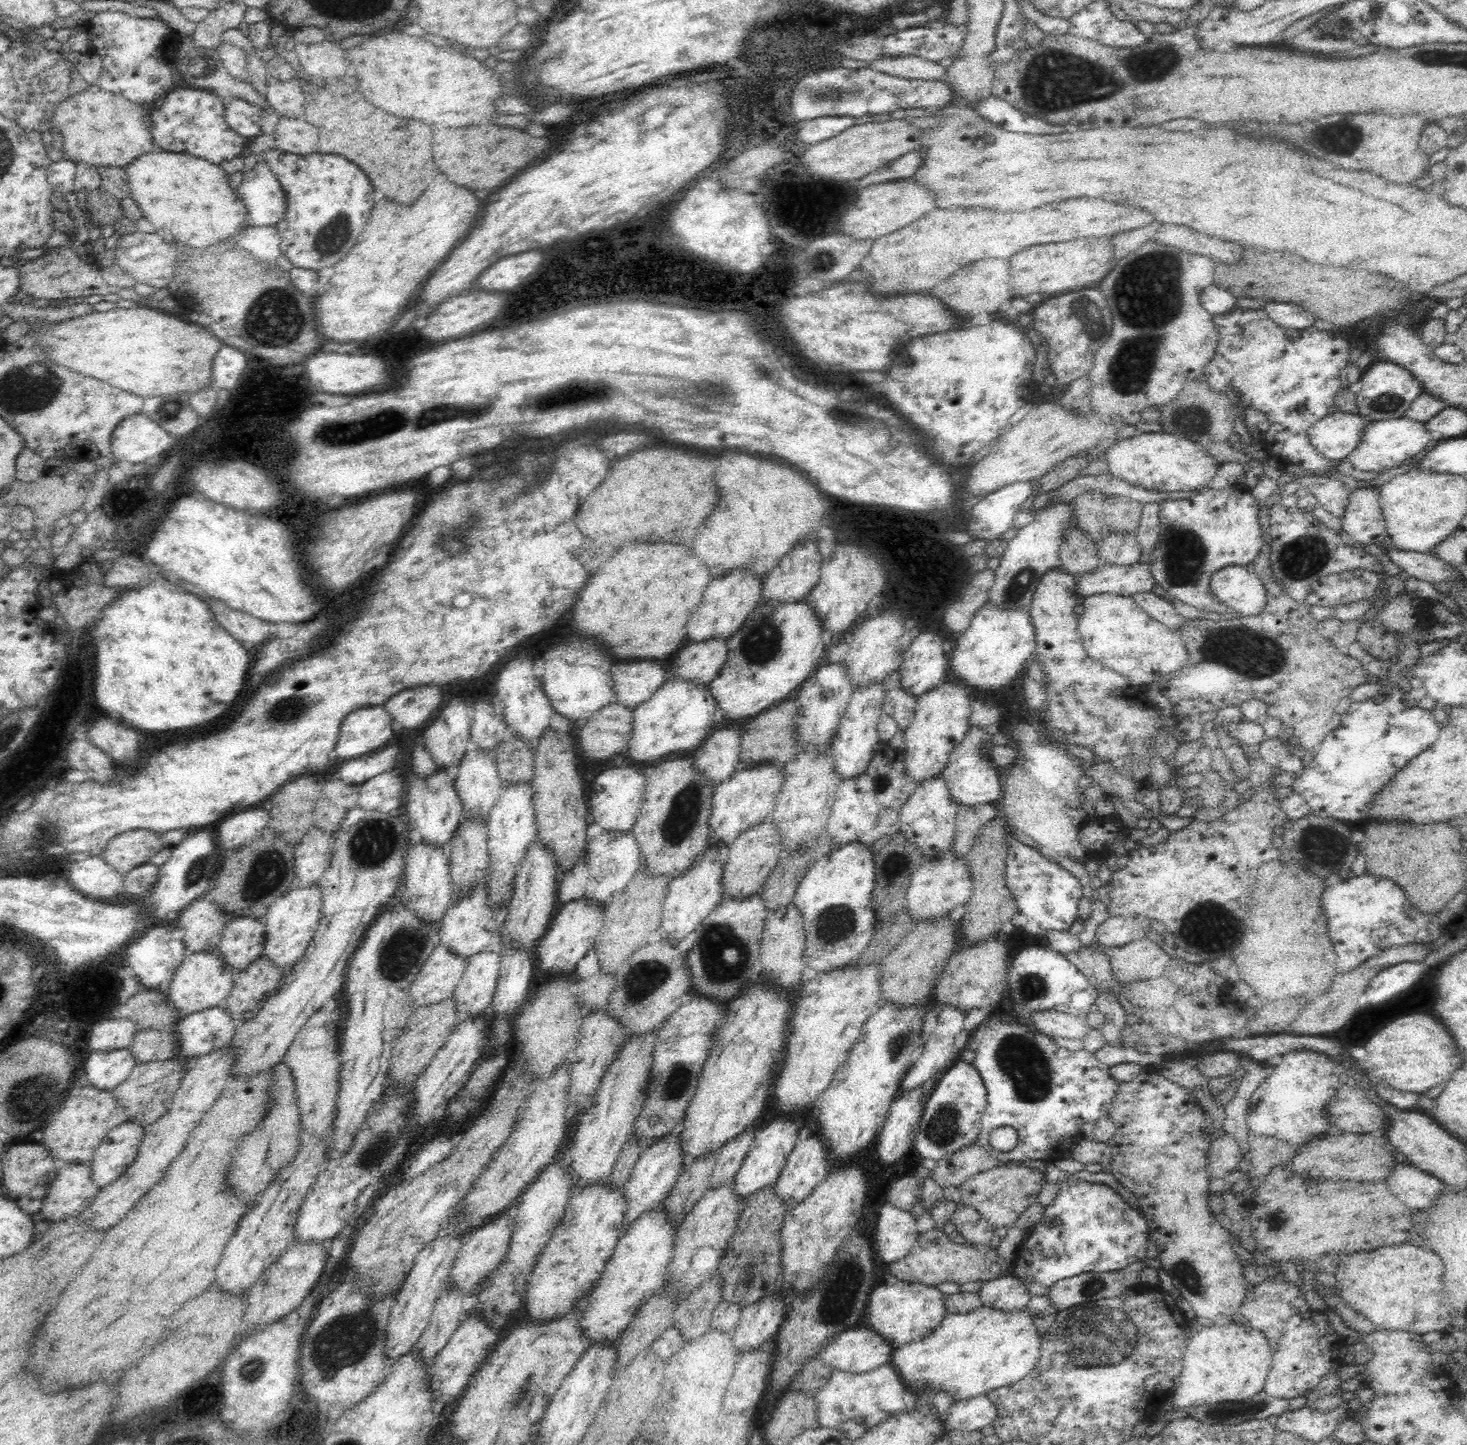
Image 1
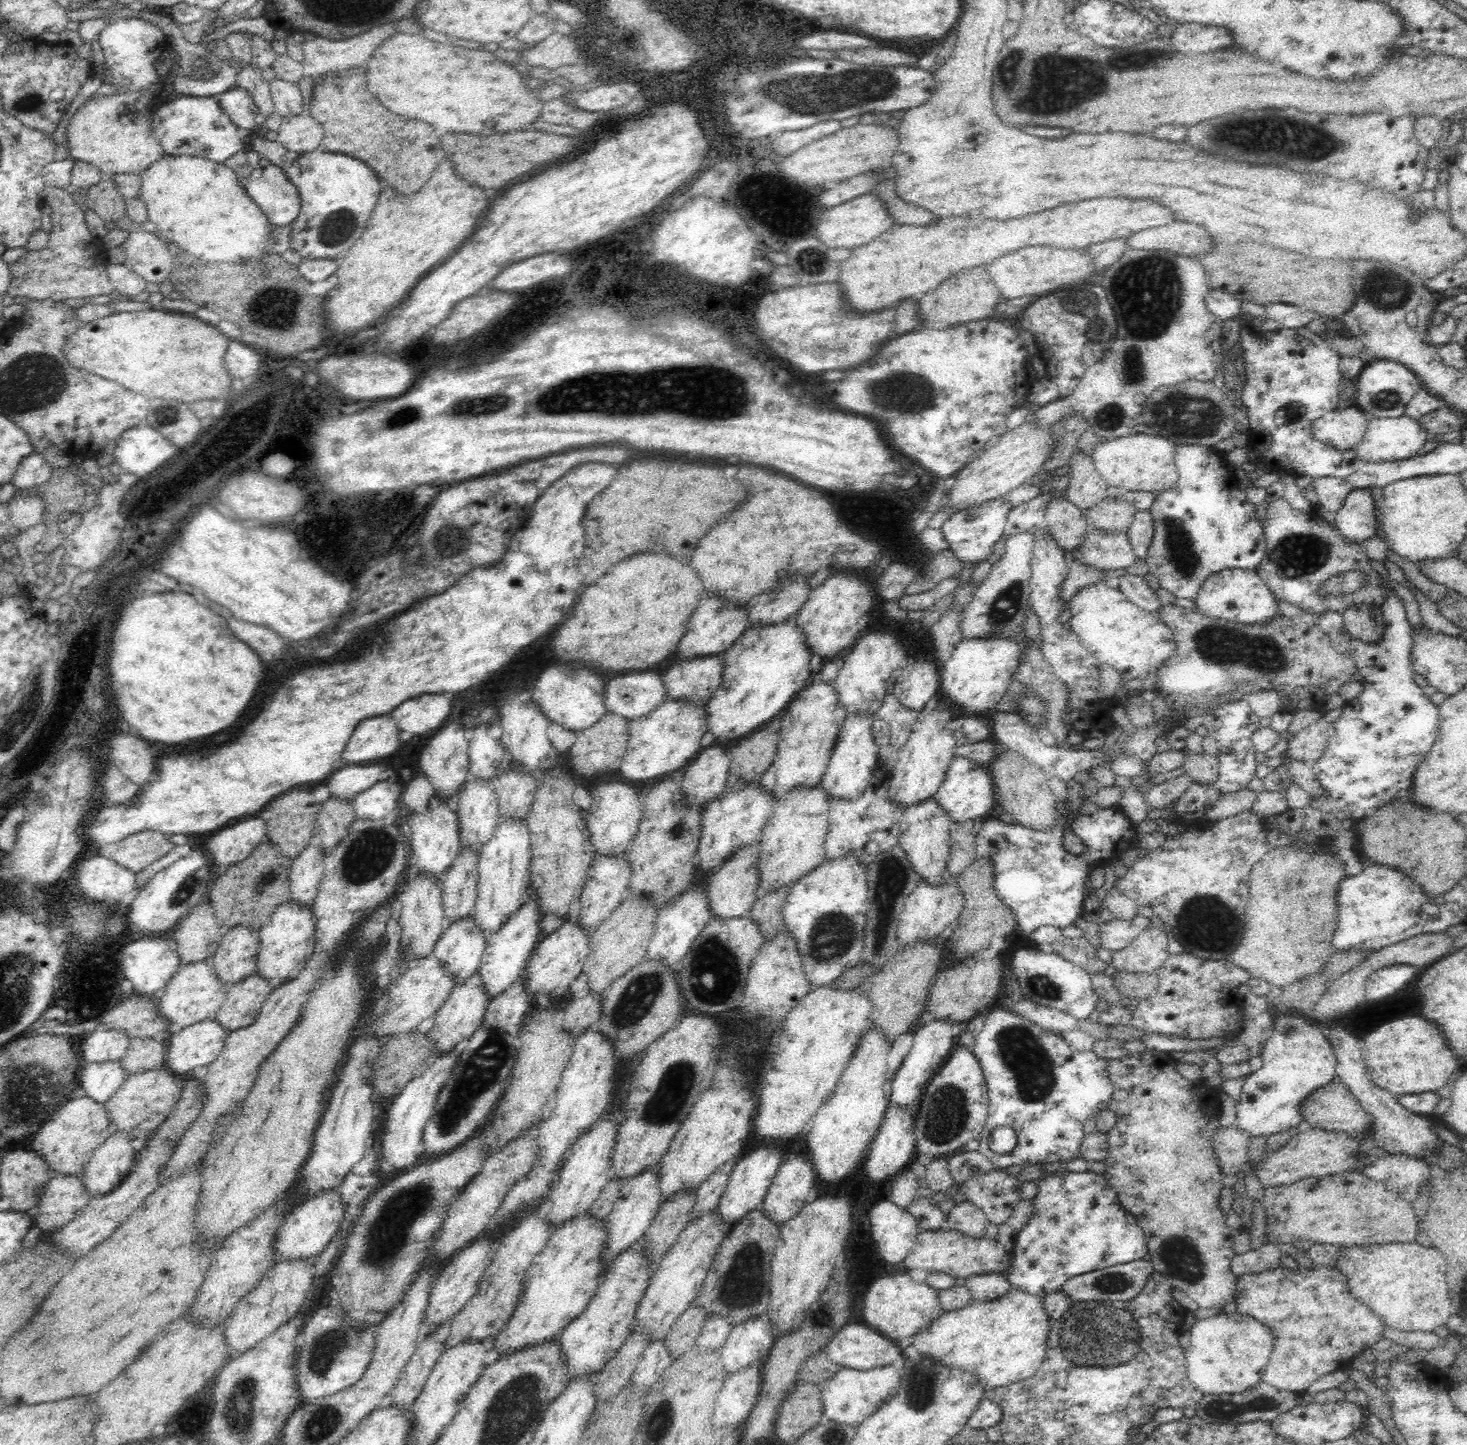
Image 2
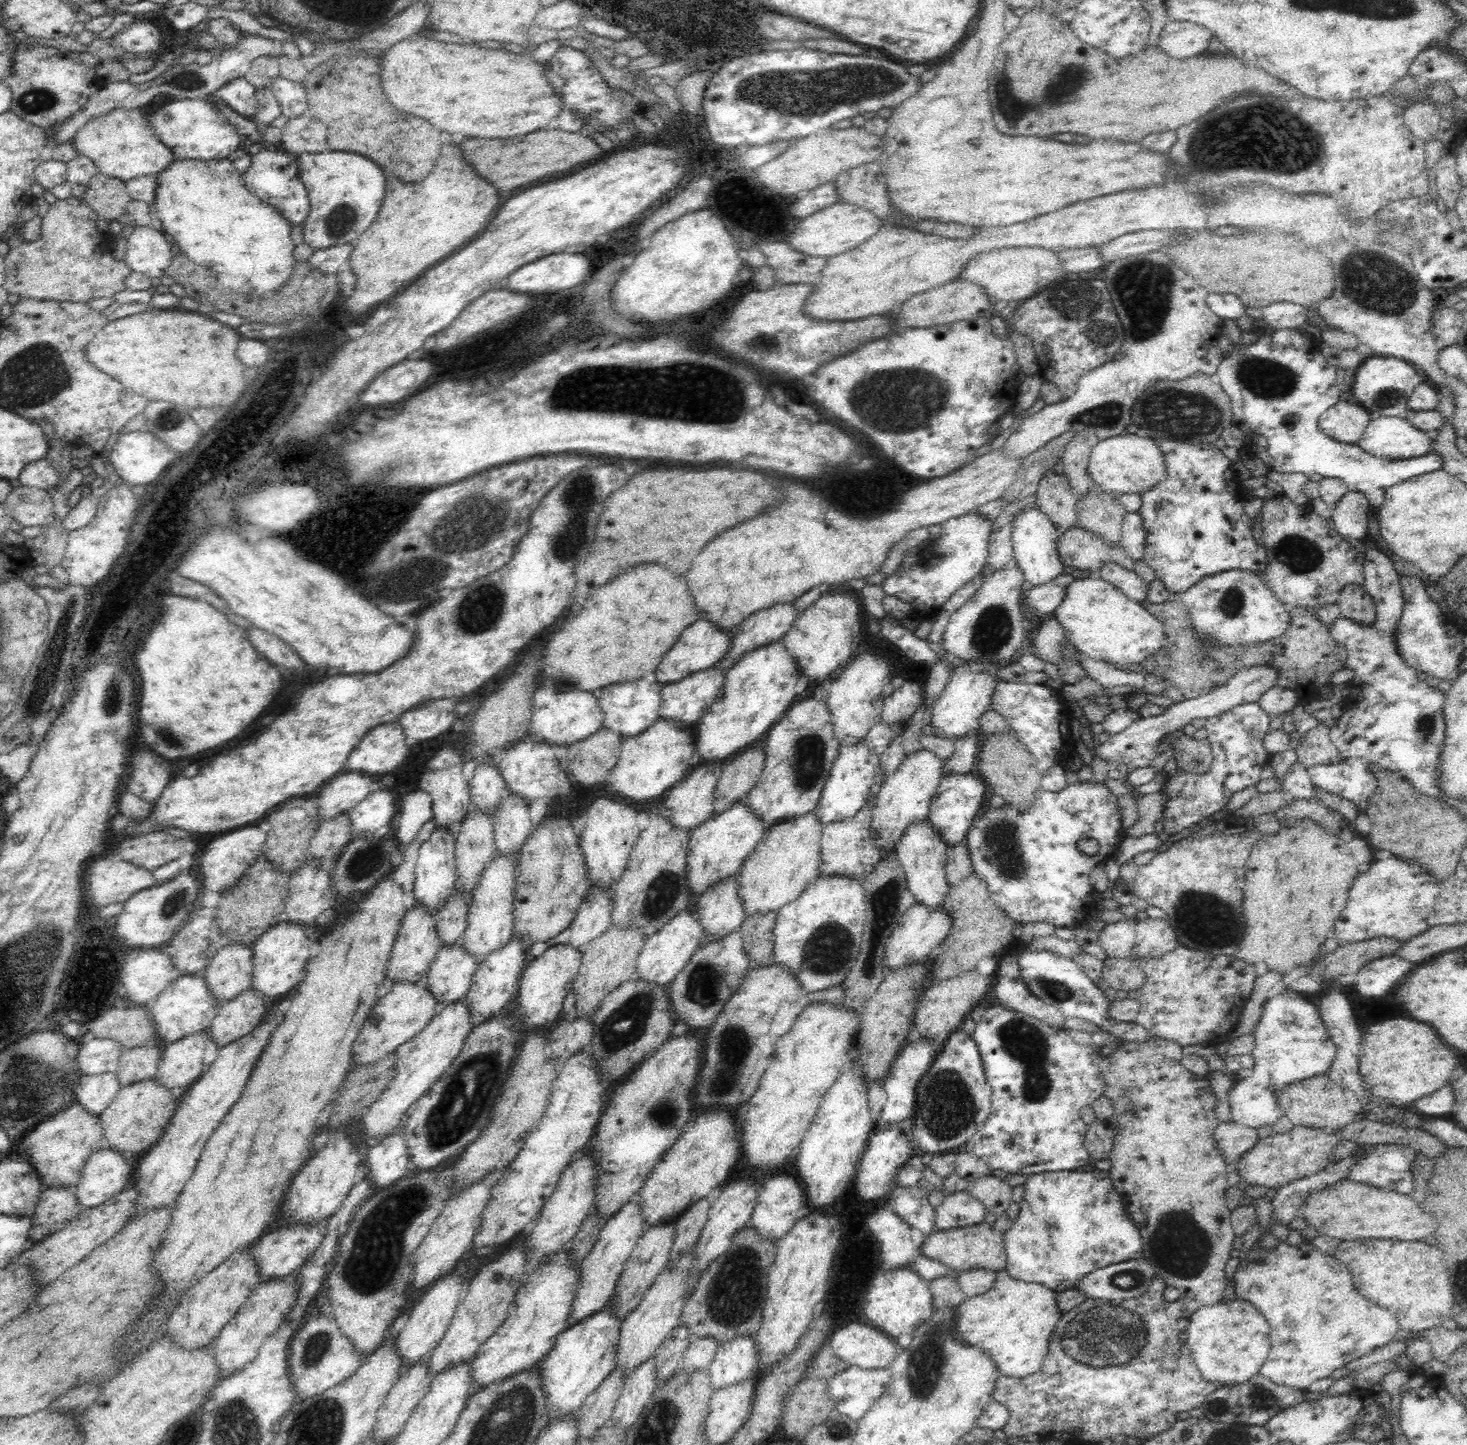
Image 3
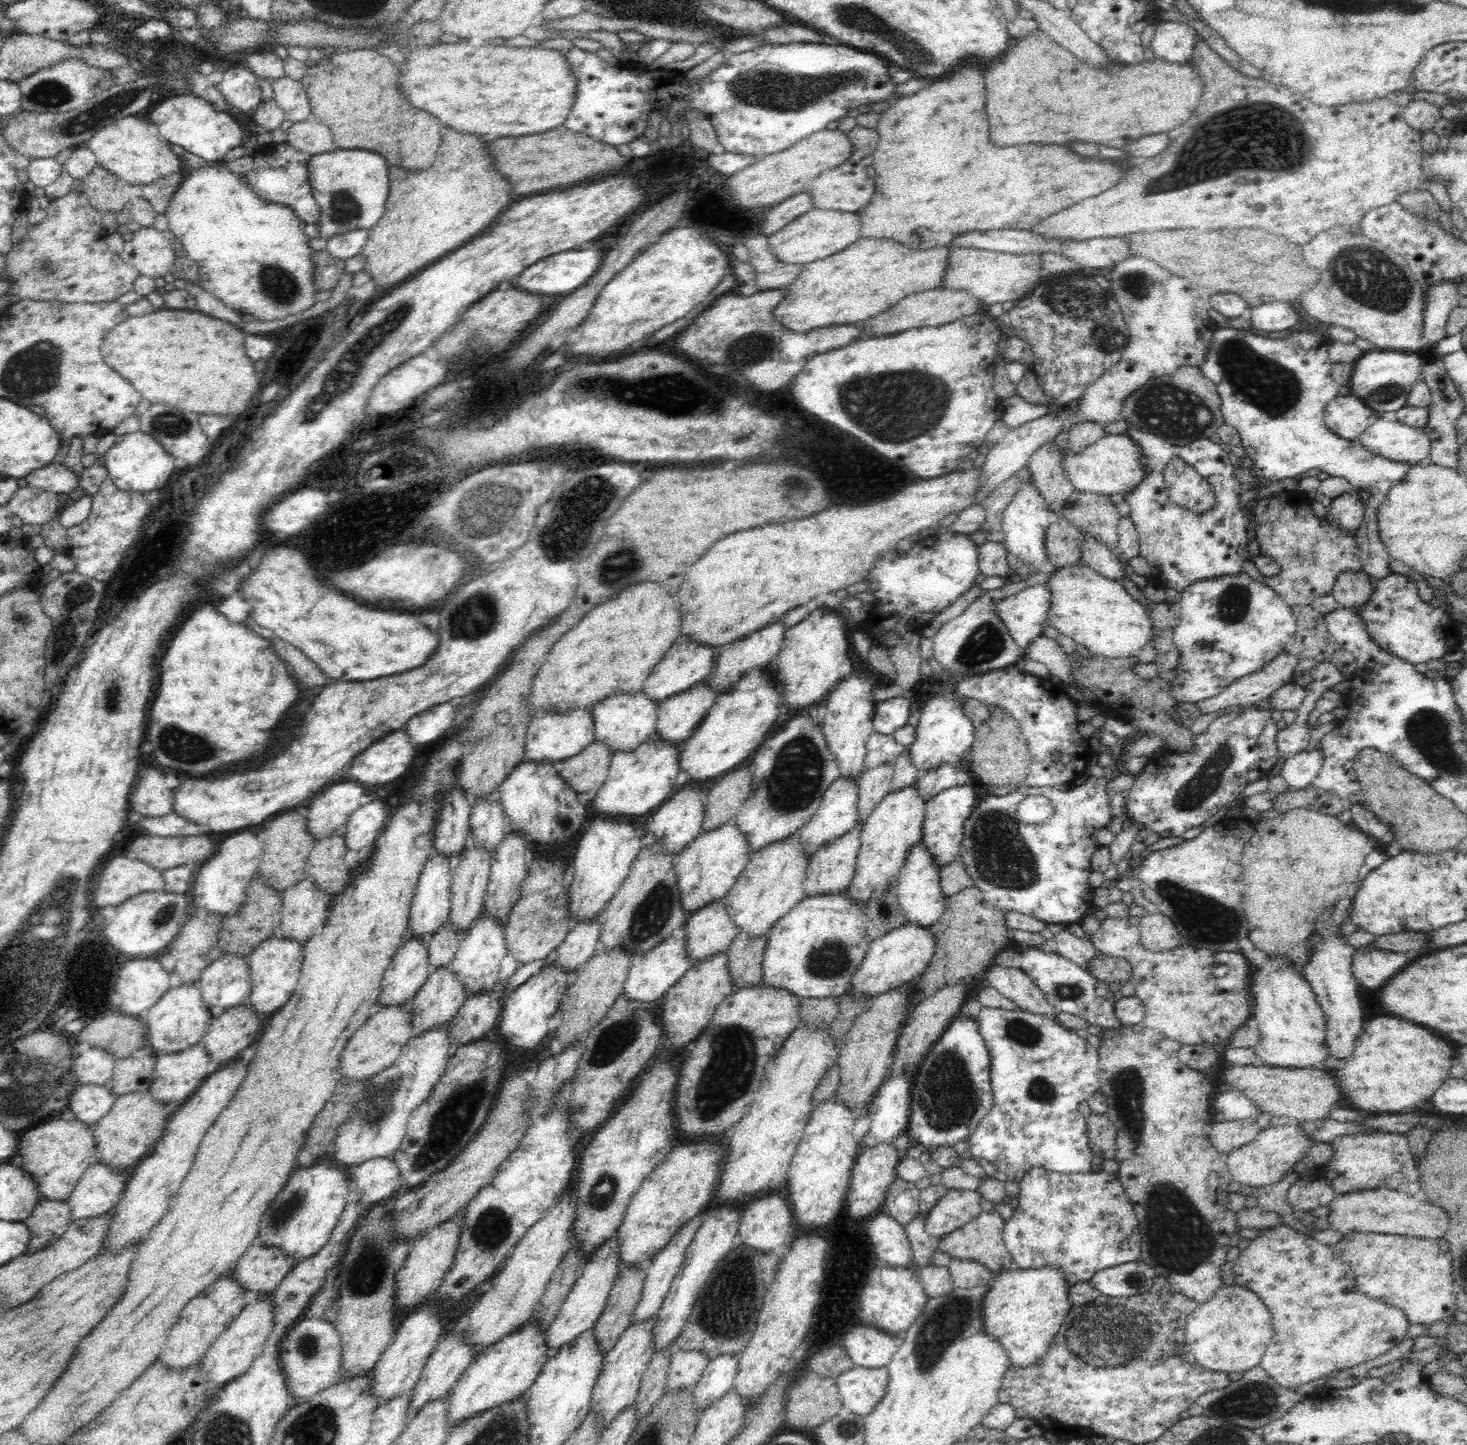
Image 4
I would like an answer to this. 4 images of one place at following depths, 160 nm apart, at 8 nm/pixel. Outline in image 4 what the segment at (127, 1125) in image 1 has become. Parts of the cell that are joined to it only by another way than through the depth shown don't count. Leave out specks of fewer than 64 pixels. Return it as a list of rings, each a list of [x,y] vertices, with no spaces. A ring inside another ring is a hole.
[[[100,1161],[92,1163],[67,1198],[72,1219],[98,1218],[114,1209],[120,1200],[130,1171],[112,1169]]]

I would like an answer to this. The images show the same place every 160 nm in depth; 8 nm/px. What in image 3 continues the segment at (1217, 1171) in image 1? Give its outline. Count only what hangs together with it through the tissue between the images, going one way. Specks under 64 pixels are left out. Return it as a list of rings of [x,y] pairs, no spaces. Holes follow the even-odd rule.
[[[1221,1123],[1213,1134],[1217,1149],[1225,1158],[1226,1164],[1238,1164],[1248,1151],[1258,1142],[1256,1128],[1236,1123]]]

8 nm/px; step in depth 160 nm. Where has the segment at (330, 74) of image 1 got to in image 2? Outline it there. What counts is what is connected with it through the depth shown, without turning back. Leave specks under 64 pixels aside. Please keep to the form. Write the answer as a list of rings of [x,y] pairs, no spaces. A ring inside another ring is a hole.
[[[384,24],[384,26],[378,26],[378,28],[372,28],[370,32],[364,32],[364,34],[358,34],[354,38],[348,38],[348,40],[330,40],[324,37],[312,38],[312,40],[305,40],[300,43],[304,53],[304,59],[302,61],[304,74],[313,78],[321,77],[328,72],[334,72],[334,70],[348,70],[348,68],[356,68],[356,66],[364,66],[366,60],[372,56],[374,48],[380,46],[382,40],[386,40],[388,36],[392,36],[396,30],[394,30],[394,24]]]

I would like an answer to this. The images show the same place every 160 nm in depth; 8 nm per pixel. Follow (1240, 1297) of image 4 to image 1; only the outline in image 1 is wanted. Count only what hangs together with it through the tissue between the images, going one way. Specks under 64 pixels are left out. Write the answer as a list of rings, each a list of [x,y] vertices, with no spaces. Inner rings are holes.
[[[1204,1322],[1202,1330],[1188,1342],[1179,1382],[1169,1403],[1179,1410],[1202,1404],[1242,1402],[1264,1389],[1272,1364],[1272,1350],[1262,1332],[1242,1324]]]

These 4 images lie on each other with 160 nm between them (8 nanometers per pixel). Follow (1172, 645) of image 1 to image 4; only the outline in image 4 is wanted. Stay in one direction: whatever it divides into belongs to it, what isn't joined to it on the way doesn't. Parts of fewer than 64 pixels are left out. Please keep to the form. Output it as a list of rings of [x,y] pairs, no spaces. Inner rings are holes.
[[[1084,564],[1066,566],[1056,569],[1047,580],[1052,593],[1052,606],[1047,623],[1057,628],[1064,636],[1071,638],[1074,644],[1082,644],[1095,656],[1104,658],[1128,658],[1138,655],[1152,638],[1152,619],[1145,607],[1138,602],[1125,588],[1122,582],[1110,580],[1098,574],[1093,568]]]

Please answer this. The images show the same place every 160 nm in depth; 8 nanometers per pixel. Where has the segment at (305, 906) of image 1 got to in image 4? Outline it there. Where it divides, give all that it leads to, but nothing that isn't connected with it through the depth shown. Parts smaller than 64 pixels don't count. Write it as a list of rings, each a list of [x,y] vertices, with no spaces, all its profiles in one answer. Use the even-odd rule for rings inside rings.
[[[274,936],[260,942],[247,957],[250,967],[252,988],[248,1003],[252,1009],[268,1014],[282,1008],[296,988],[302,962],[304,960],[304,943],[292,938]]]

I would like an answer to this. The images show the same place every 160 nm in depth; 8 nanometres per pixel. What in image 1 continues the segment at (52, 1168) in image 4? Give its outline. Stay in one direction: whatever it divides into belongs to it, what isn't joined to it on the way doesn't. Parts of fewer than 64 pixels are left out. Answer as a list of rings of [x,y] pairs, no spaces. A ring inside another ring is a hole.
[[[88,1085],[82,1088],[72,1088],[68,1092],[68,1098],[64,1100],[64,1106],[52,1114],[44,1128],[44,1138],[40,1140],[46,1149],[50,1150],[52,1158],[76,1164],[76,1162],[90,1162],[94,1156],[94,1150],[104,1140],[106,1133],[114,1126],[126,1122],[127,1110],[112,1091],[98,1090]]]

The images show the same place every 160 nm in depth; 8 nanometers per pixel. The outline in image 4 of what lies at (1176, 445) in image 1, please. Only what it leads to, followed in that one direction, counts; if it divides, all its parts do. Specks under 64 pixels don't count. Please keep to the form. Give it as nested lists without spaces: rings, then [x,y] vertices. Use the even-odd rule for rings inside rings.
[[[1105,434],[1100,440],[1072,453],[1072,450],[1064,451],[1064,474],[1074,485],[1078,492],[1089,492],[1101,495],[1123,494],[1132,492],[1144,480],[1146,470],[1141,460],[1142,450],[1140,445],[1128,435]]]

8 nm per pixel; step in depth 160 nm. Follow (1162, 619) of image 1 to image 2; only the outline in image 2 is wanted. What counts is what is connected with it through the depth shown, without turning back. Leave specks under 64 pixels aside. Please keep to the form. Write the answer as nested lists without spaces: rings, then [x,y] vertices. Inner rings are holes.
[[[1129,573],[1119,577],[1119,589],[1127,596],[1130,602],[1148,613],[1158,613],[1163,603],[1158,599],[1156,591],[1148,587],[1142,575]]]

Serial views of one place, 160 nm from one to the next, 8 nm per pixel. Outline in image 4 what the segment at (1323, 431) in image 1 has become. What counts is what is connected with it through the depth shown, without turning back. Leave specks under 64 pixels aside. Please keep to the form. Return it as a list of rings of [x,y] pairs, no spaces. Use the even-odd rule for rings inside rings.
[[[1337,396],[1325,408],[1323,421],[1340,438],[1356,441],[1374,421],[1377,414],[1357,396]]]

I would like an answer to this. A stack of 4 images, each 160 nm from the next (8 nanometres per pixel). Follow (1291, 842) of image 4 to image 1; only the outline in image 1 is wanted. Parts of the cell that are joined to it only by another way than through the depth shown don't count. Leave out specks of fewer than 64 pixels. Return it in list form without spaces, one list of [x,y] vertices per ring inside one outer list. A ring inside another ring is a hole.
[[[1278,858],[1260,866],[1258,886],[1252,892],[1252,908],[1246,920],[1244,938],[1230,955],[1236,961],[1241,981],[1254,988],[1256,996],[1310,996],[1313,1000],[1328,992],[1337,974],[1334,966],[1337,956],[1328,938],[1328,920],[1320,908],[1320,896],[1326,888],[1324,880],[1292,862]]]

